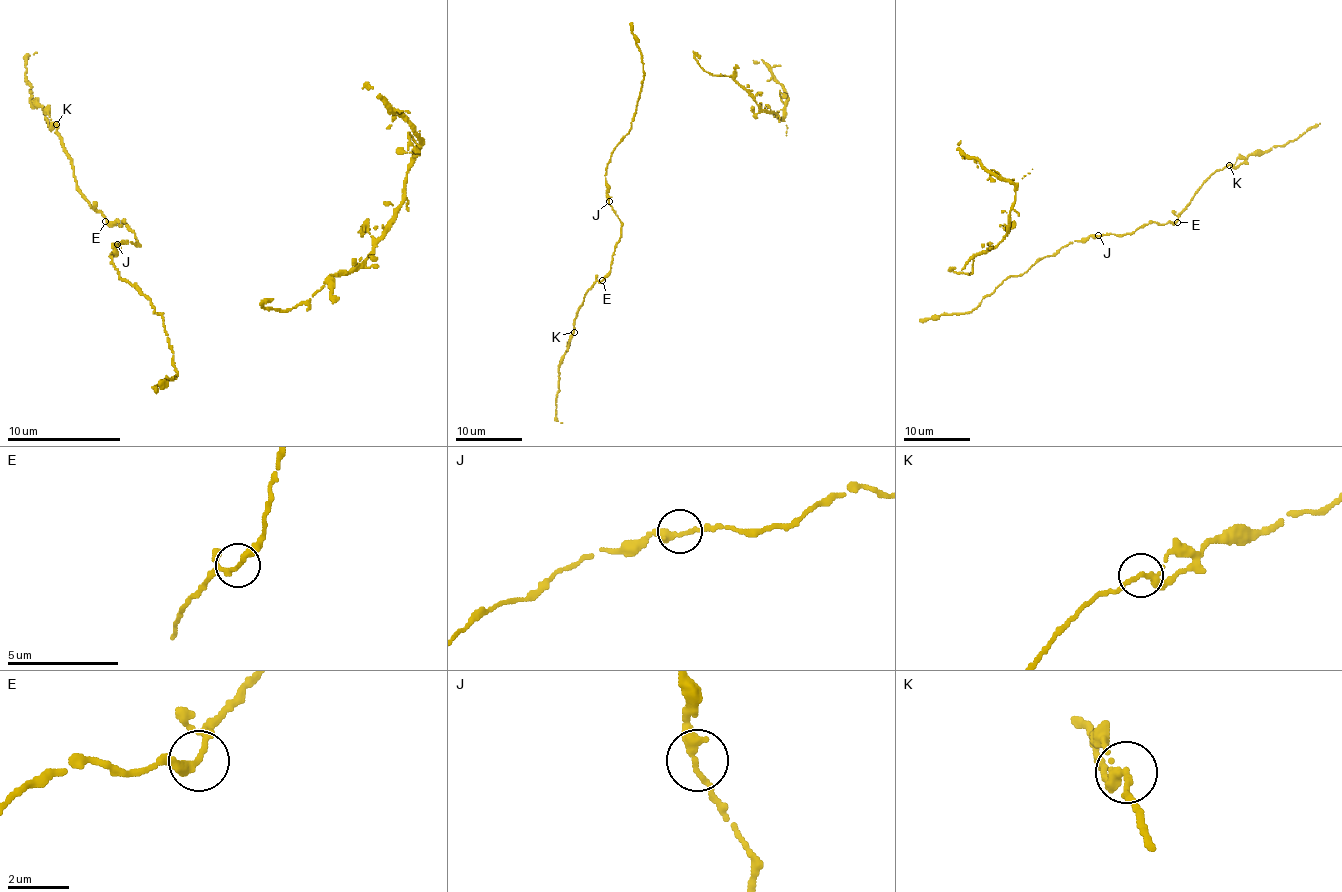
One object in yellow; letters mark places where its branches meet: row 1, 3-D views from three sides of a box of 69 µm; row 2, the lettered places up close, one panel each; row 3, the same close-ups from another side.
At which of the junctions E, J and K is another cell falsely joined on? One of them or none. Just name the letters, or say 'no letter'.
no letter

